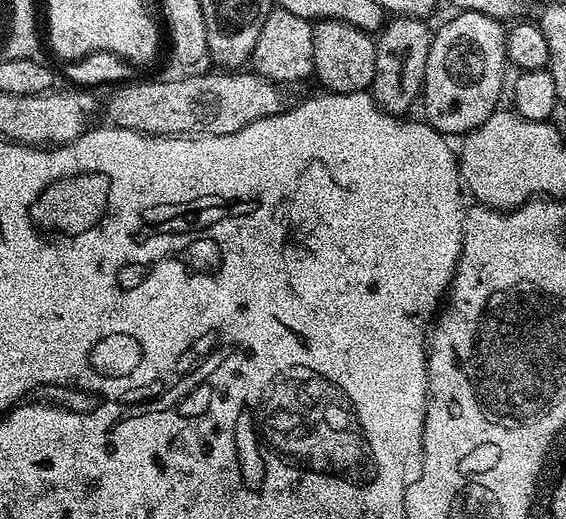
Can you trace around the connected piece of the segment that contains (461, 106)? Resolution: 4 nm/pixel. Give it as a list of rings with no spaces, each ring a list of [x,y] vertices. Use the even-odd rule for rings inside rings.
[[[463,10],[455,13],[453,20],[448,20],[439,29],[435,29],[432,45],[426,58],[424,70],[424,87],[422,89],[422,104],[424,100],[423,119],[431,124],[437,132],[445,137],[457,138],[465,134],[475,132],[481,128],[497,111],[500,100],[500,91],[505,91],[504,64],[509,63],[508,53],[504,46],[506,28],[501,21],[487,16],[481,12],[465,12]]]

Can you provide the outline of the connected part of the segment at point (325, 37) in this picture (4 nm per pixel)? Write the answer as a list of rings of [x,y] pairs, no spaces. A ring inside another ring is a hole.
[[[321,20],[312,30],[312,70],[324,92],[363,92],[371,89],[376,69],[376,41],[369,33],[341,20]]]

